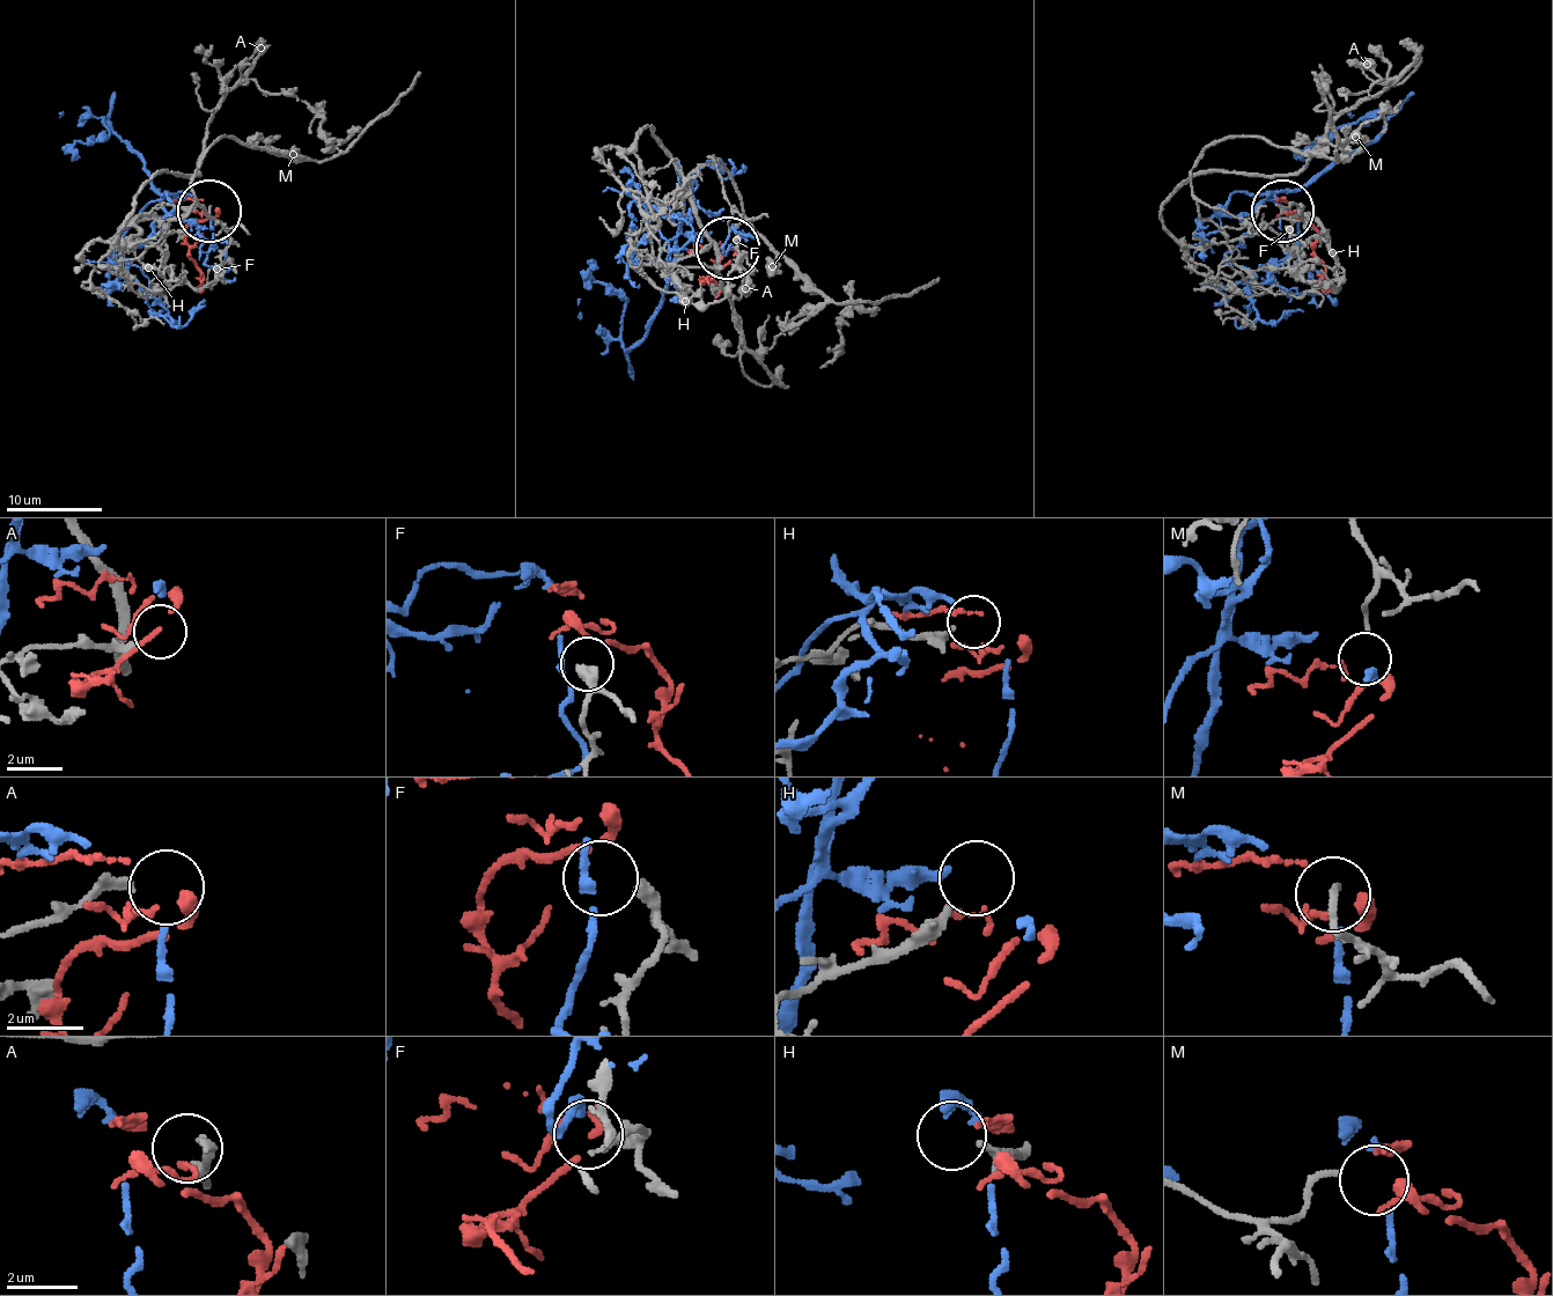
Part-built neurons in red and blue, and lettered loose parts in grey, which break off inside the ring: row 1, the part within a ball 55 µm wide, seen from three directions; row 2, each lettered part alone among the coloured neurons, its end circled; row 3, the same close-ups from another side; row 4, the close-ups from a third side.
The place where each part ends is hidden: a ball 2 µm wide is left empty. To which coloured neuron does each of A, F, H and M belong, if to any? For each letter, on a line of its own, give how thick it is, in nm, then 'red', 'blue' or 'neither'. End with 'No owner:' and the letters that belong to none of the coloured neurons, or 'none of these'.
A: 240 nm thick; neither
F: 320 nm thick; neither
H: 240 nm thick; neither
M: 170 nm thick; red
No owner: A, F, H

